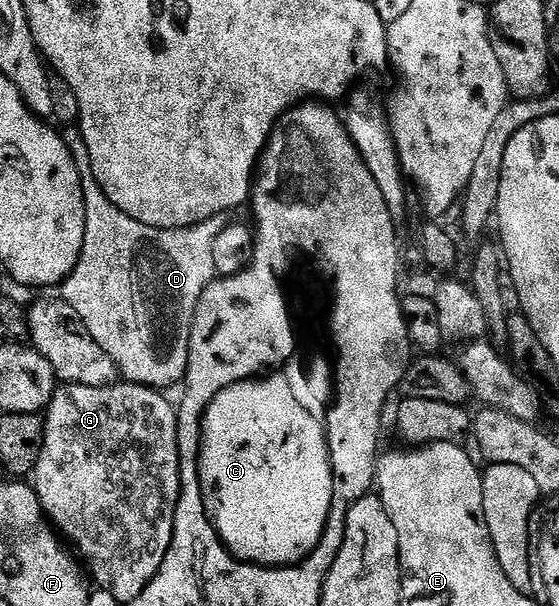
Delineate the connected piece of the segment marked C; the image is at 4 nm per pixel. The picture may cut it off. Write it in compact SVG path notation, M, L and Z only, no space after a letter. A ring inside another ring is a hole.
M279 382L235 386L235 390L227 390L211 406L211 414L207 414L207 442L203 442L203 494L207 494L207 512L219 522L217 528L247 558L259 558L259 562L295 562L299 554L307 554L315 546L323 514L329 514L327 494L331 494L331 478L327 478L327 450L323 450L319 426L291 398L291 390L279 390Z

